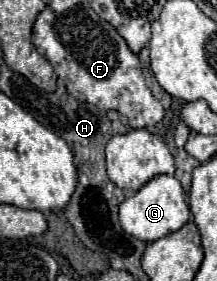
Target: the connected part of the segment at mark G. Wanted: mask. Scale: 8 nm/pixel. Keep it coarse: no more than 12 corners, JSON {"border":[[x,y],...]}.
{"border":[[157,175],[119,205],[125,233],[151,243],[189,221],[185,191]]}

